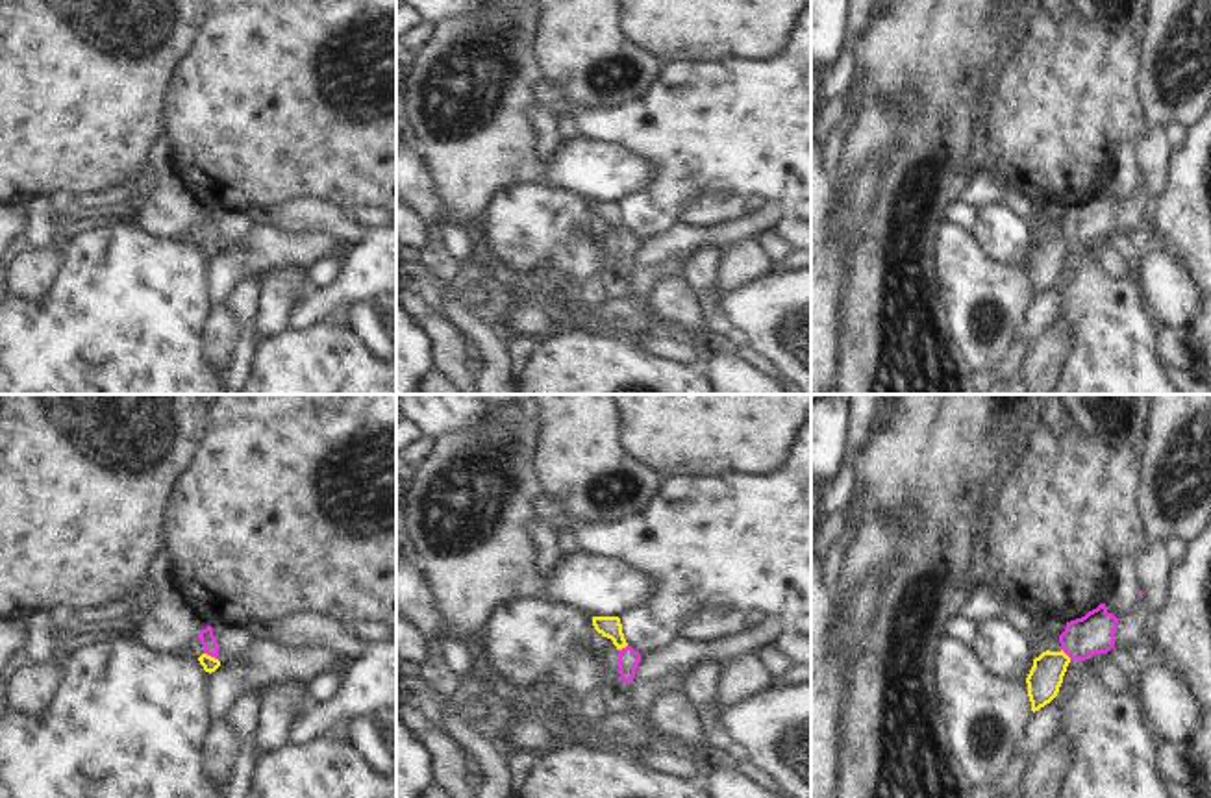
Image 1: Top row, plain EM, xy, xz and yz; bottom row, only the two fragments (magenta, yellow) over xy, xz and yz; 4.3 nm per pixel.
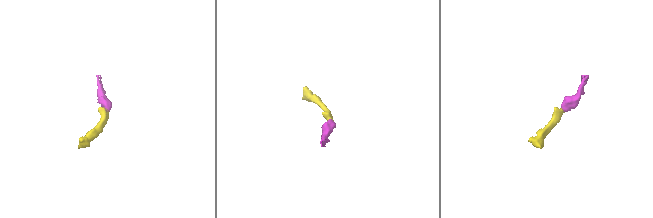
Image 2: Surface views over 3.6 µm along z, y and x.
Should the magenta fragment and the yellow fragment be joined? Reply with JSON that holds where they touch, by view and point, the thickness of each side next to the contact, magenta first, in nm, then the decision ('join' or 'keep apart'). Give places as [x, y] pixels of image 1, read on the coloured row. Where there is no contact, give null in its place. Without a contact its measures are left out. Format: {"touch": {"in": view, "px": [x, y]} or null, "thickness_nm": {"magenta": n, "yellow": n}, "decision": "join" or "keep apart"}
{"touch": {"in": "xy", "px": [212, 656]}, "thickness_nm": {"magenta": 70, "yellow": 70}, "decision": "join"}

